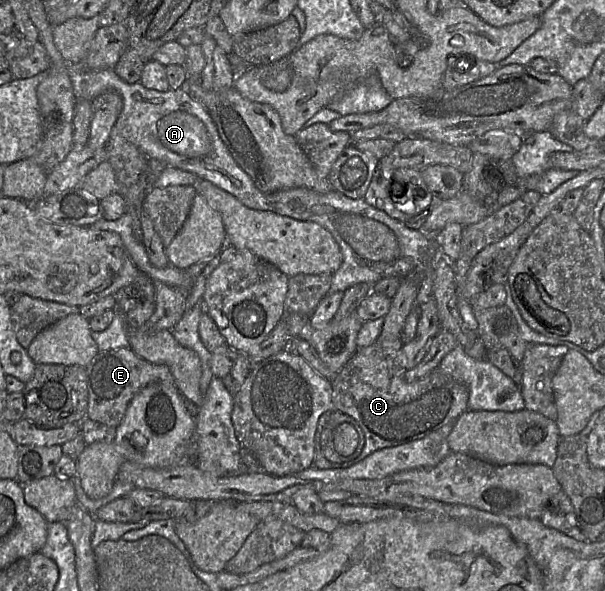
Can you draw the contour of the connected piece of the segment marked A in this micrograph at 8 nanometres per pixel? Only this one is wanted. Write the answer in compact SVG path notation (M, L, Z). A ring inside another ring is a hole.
M113 69L99 70L92 75L94 82L89 82L81 76L72 78L73 93L79 95L79 100L92 101L100 94L108 91L117 92L123 101L123 108L116 120L115 127L123 138L138 147L150 160L163 166L177 168L191 172L198 177L208 180L222 190L235 196L243 205L259 211L270 211L297 220L312 221L326 228L338 243L343 261L339 269L333 274L332 284L328 294L345 292L358 283L375 284L381 279L399 277L405 279L424 265L431 253L435 252L437 243L434 237L425 235L420 230L408 228L404 223L392 218L386 212L368 204L363 198L352 199L341 192L332 189L327 193L320 193L308 188L299 187L265 193L260 191L235 162L228 148L221 139L218 128L206 108L194 99L185 87L158 91L145 88L140 82L127 83L123 81Z

